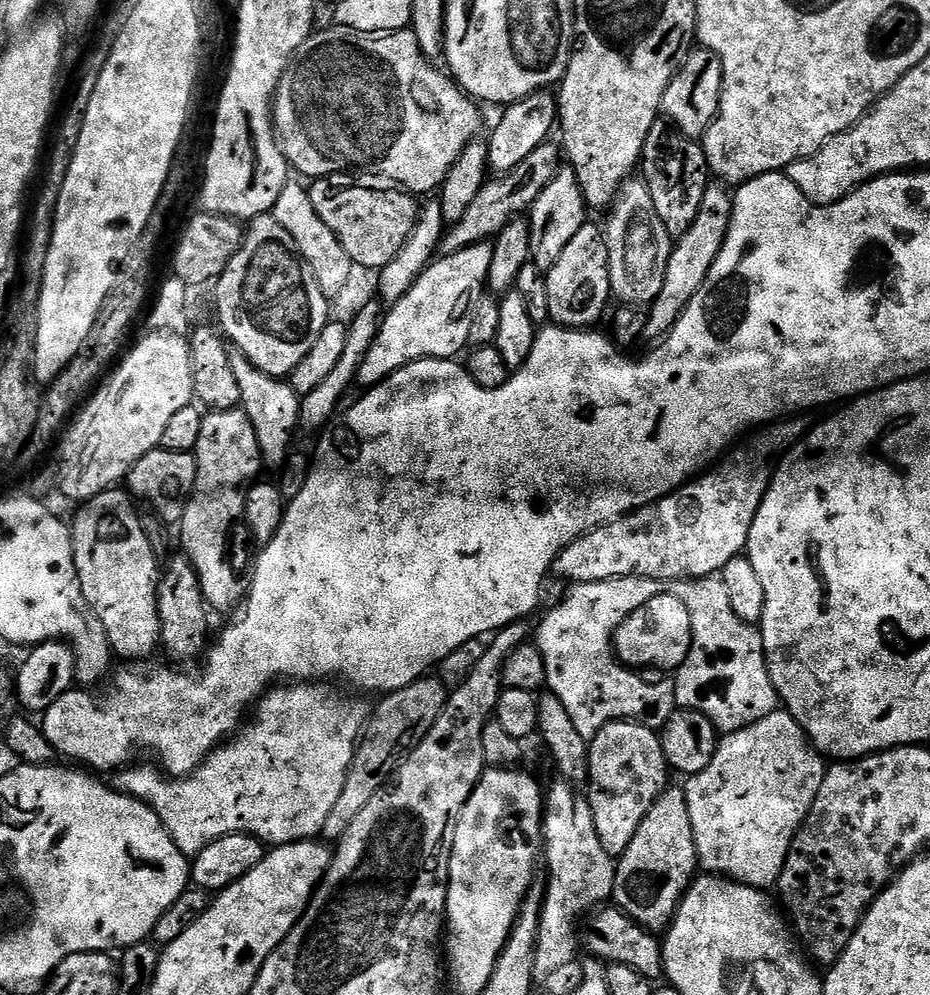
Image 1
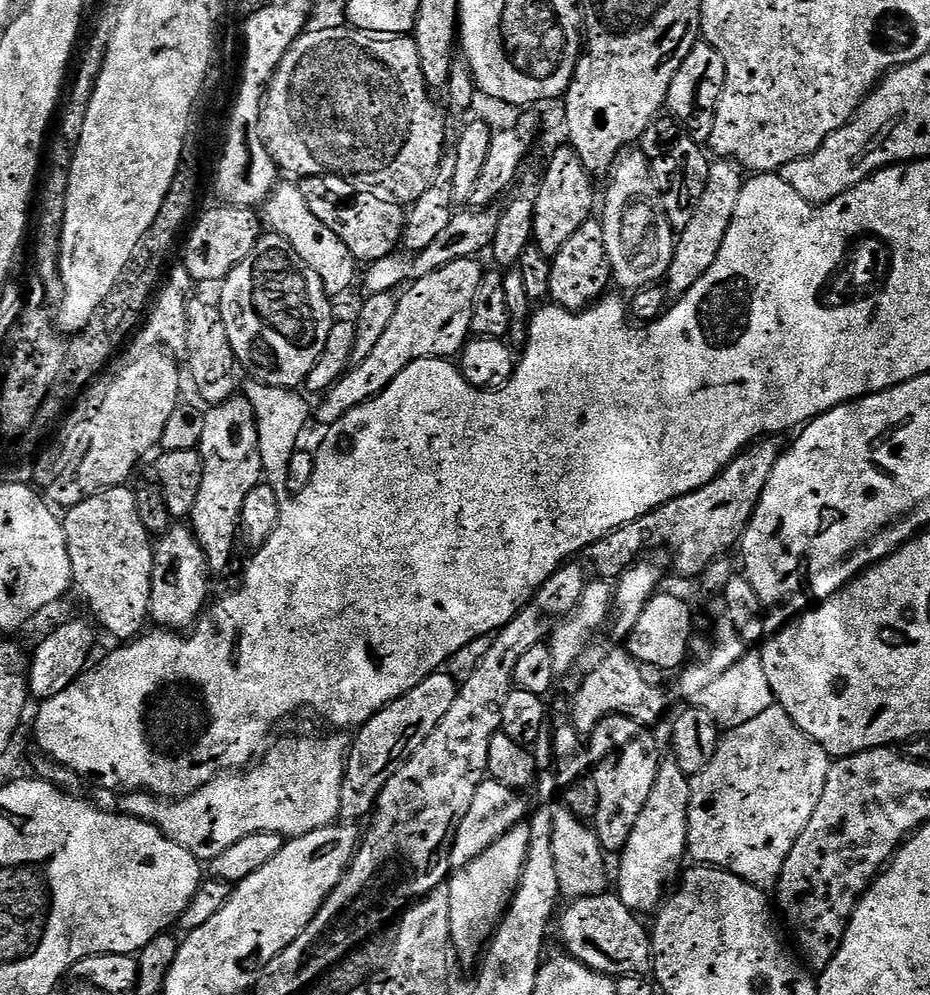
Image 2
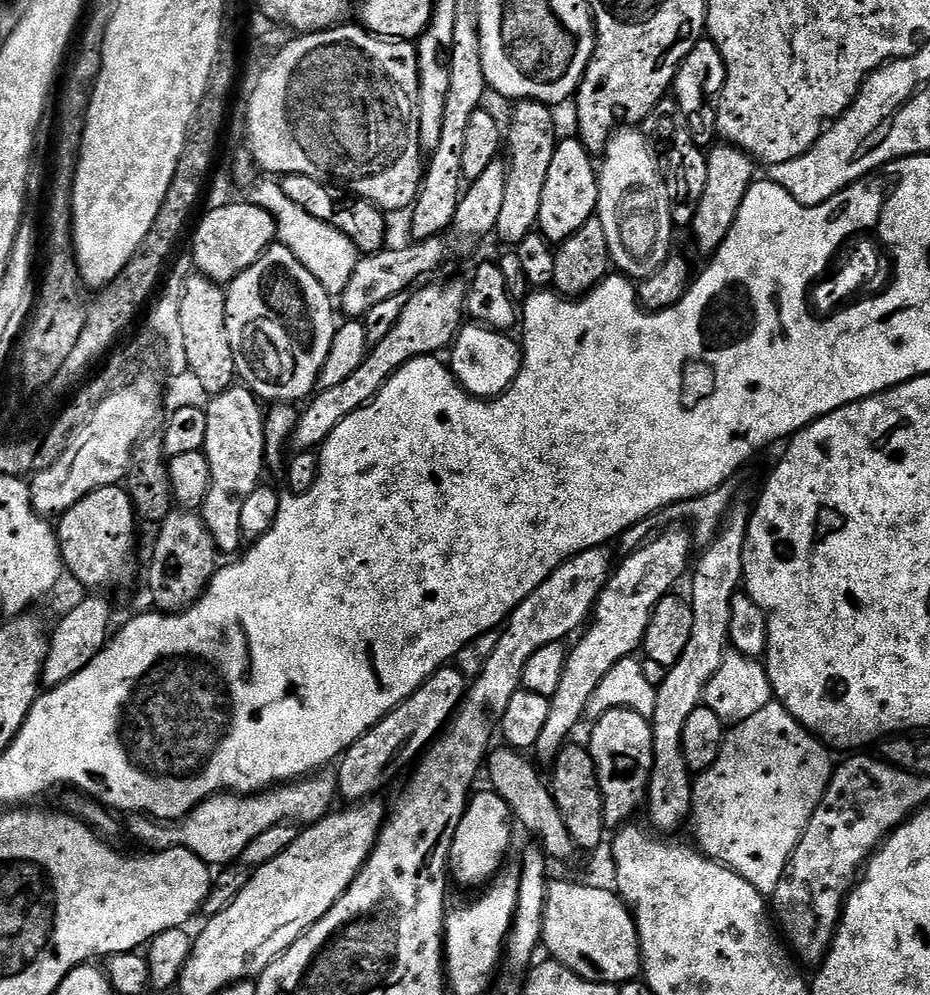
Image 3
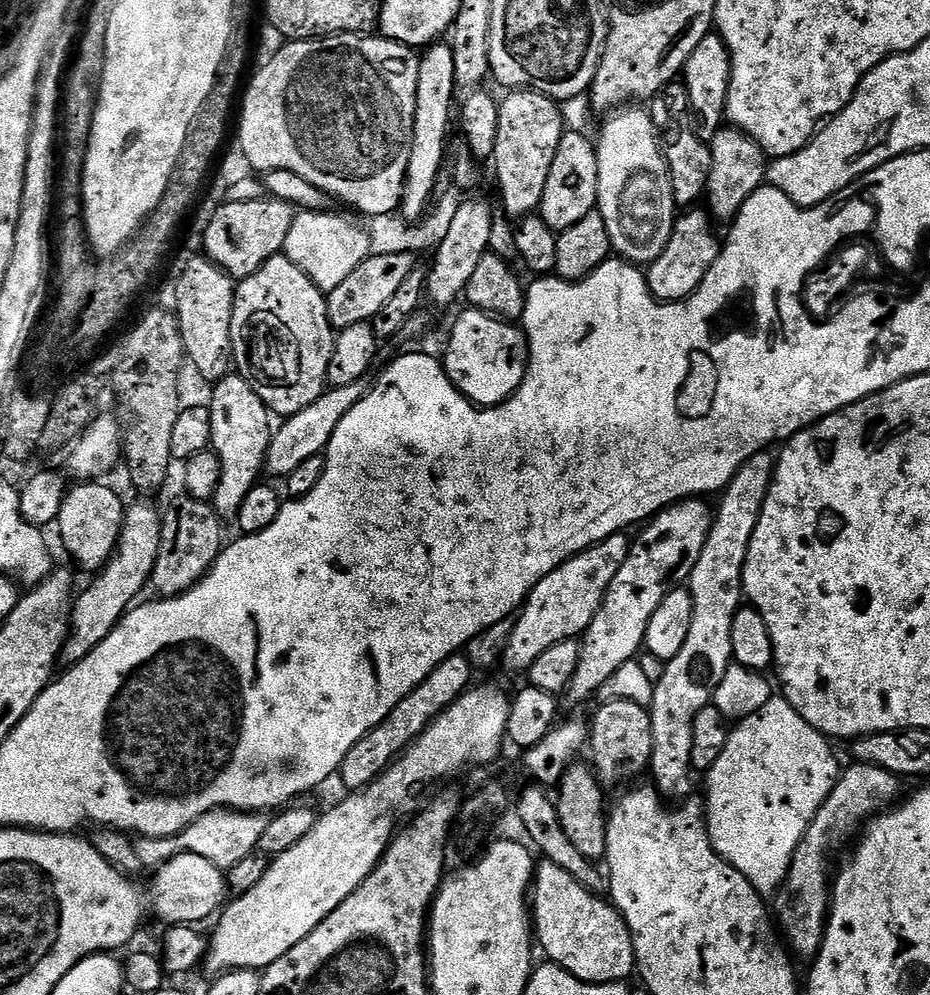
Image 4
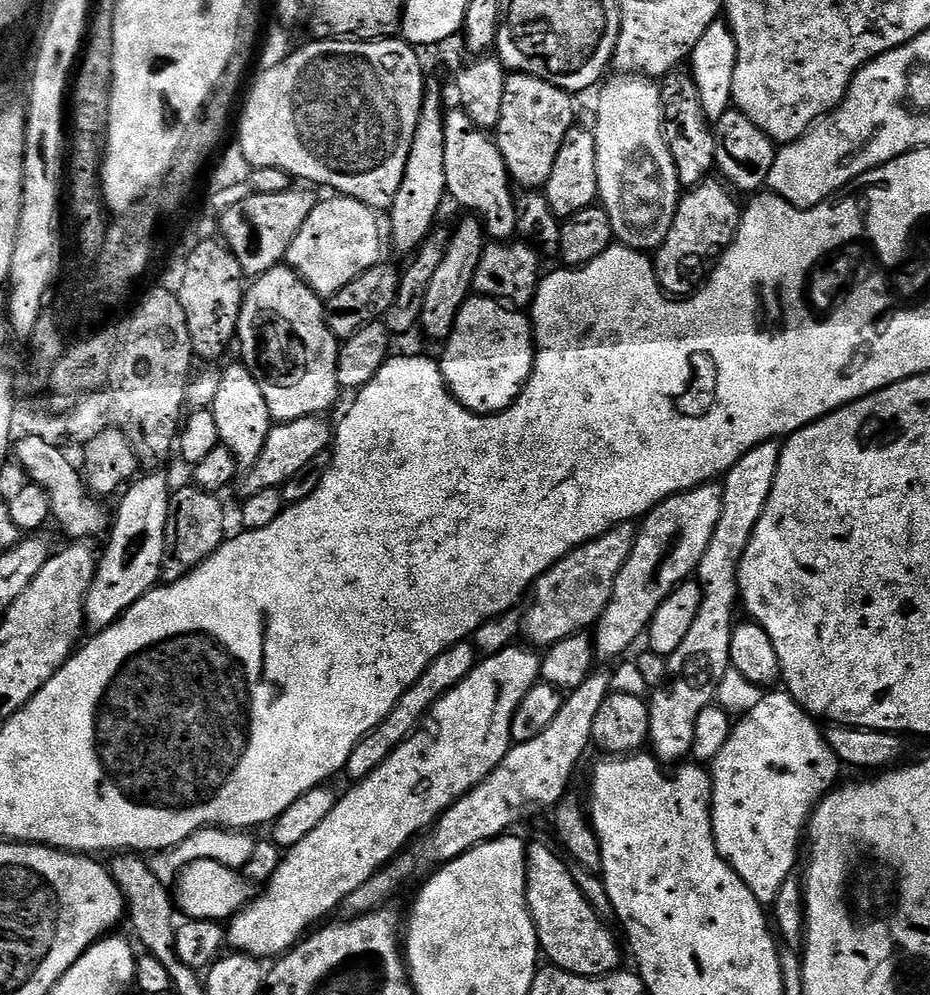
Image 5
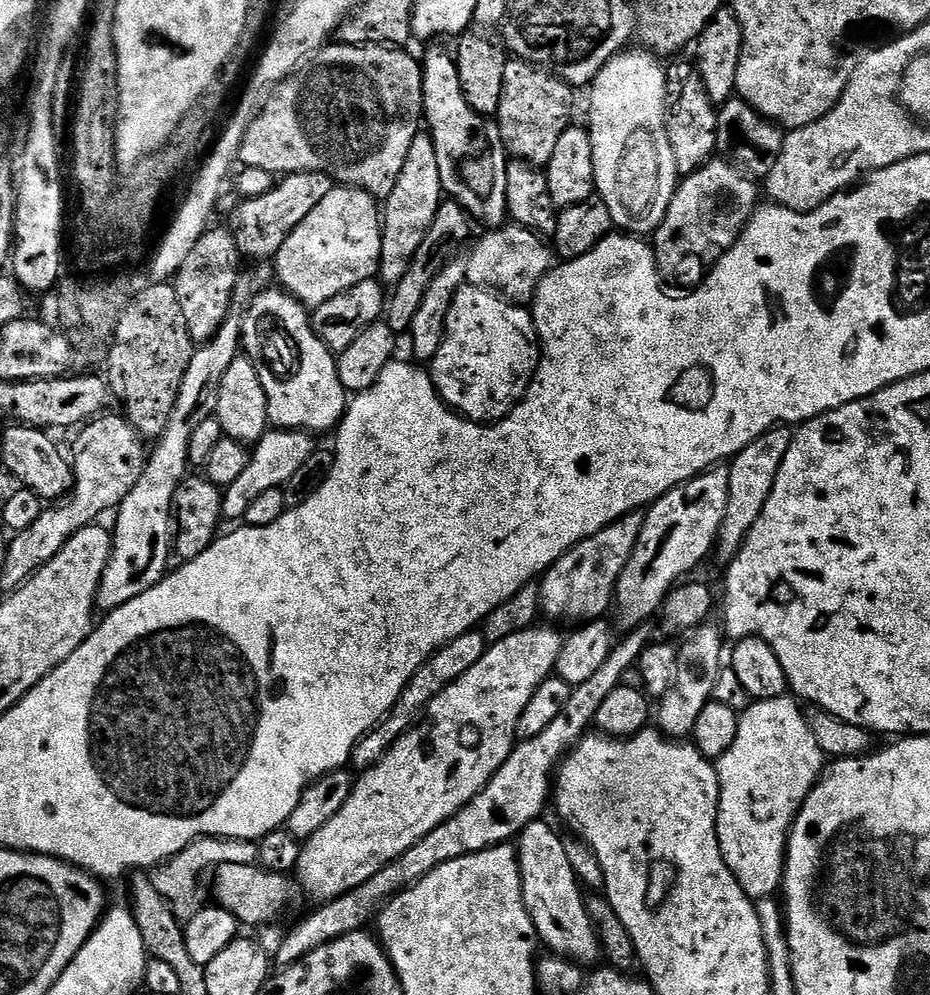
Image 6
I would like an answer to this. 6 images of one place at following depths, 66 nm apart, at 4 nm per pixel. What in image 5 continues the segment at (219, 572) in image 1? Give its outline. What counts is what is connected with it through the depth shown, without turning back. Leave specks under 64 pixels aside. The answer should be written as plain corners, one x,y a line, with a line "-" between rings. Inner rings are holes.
235,363
220,372
218,394
214,394
210,410
214,414
214,422
218,425
221,445
228,449
237,465
250,466
256,461
258,454
262,454
262,446
266,446
266,438
274,426
274,421
254,374
250,374
244,363

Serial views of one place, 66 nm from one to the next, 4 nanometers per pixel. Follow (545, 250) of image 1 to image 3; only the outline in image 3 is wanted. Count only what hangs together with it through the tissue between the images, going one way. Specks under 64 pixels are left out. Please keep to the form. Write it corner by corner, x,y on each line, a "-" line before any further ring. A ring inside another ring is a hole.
578,138
561,139
554,150
554,159
550,162
550,170
546,174
546,186
542,190
542,206
536,219
538,231
552,245
558,246
566,238
570,238
590,217
596,215
598,194
600,193
600,177
598,164
593,153

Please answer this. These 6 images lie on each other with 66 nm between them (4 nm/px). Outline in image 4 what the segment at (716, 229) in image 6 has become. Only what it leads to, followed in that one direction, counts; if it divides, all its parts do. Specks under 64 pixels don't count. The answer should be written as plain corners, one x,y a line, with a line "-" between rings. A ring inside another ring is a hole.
696,206
677,215
676,225
672,227
670,234
670,242
666,242
666,250
662,250
656,261
646,268
648,285
655,300
683,302
695,294
698,286
706,278
710,266
714,266
714,262
720,257
722,240
721,237
716,237
712,227
714,221
703,207

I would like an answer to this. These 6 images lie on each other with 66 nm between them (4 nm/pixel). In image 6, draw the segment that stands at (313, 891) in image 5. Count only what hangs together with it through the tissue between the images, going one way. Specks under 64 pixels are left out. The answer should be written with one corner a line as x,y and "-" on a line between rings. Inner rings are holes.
533,626
495,641
483,658
462,674
462,678
428,701
425,724
405,732
374,767
353,783
346,806
342,806
322,830
303,841
304,850
294,876
298,884
300,879
306,895
313,896
316,902
327,902
362,886
362,882
374,878
378,870
392,864
394,858
426,838
430,830
458,814
458,810
467,806
491,782
517,743
516,727
518,718
522,718
522,710
526,710
530,698
534,698
534,690
555,673
564,646
563,635
559,636
552,628
540,627

